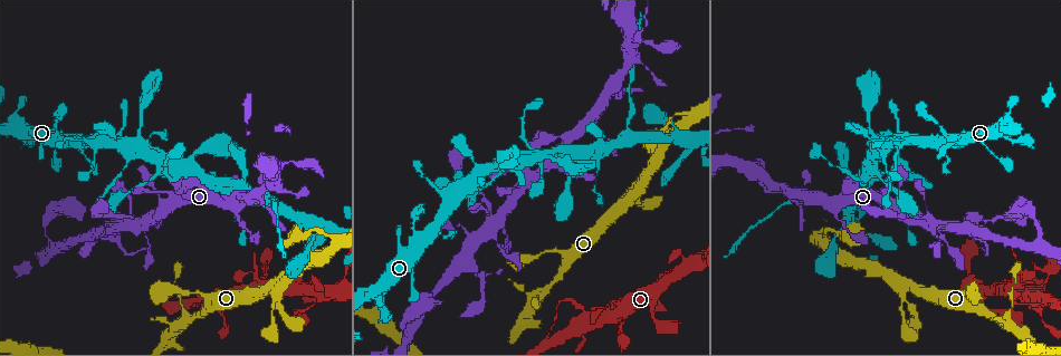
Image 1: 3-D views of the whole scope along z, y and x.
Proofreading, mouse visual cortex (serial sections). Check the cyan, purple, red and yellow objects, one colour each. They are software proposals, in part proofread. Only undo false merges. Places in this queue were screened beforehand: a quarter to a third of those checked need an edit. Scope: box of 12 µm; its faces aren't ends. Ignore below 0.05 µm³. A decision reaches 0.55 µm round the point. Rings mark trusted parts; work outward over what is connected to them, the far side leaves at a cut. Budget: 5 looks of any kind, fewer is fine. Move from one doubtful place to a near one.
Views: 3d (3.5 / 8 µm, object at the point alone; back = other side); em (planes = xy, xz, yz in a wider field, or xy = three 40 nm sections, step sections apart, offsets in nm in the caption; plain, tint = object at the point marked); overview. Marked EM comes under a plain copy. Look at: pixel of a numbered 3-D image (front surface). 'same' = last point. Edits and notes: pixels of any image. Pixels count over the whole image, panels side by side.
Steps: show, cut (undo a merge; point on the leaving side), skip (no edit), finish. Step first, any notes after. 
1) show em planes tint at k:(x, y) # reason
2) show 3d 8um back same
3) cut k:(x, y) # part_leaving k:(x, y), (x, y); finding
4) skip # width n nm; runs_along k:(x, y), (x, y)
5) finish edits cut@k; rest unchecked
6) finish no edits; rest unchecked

show 3d 3.5um at 1:(267, 201) # three-way junction

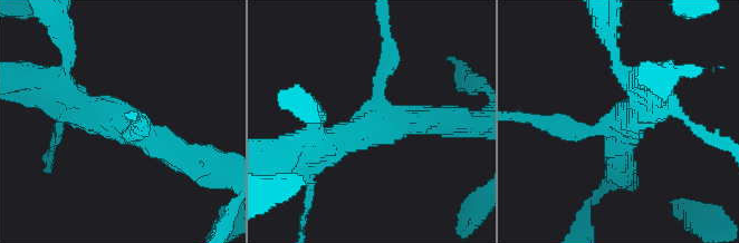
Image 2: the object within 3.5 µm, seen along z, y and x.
show em planes tint at 2:(373, 122)

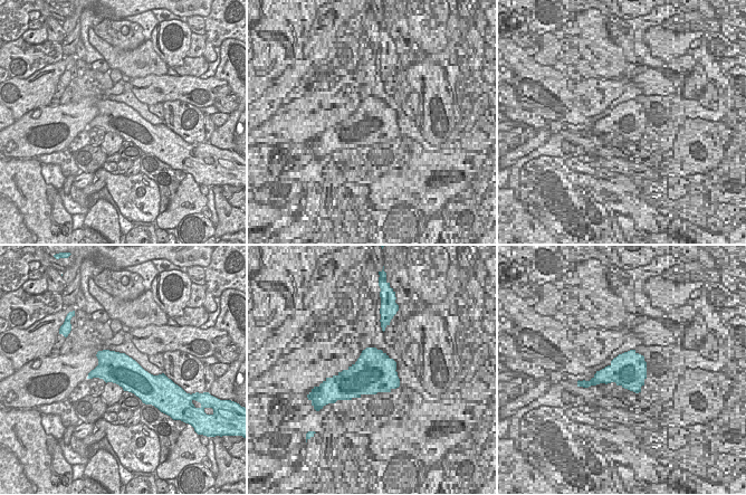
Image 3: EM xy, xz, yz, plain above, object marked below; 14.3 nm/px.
show em xy step 3 tint same

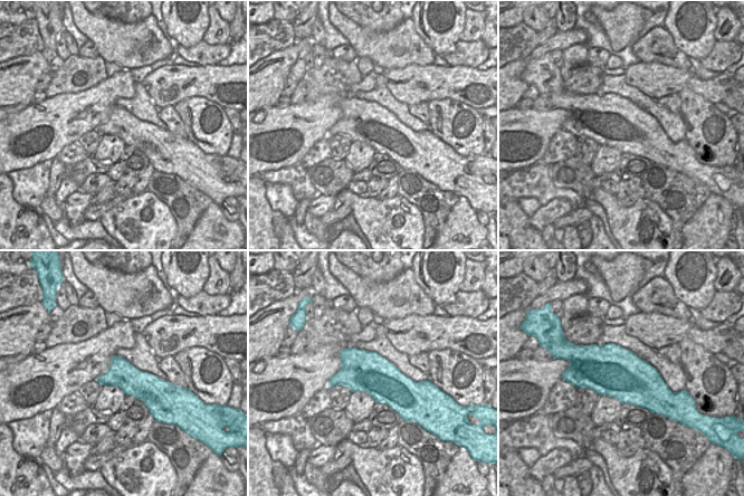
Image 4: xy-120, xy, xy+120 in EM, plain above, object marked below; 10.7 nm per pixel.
cut 2:(394, 50) # arm_widths 200, 400, 400 nm; a second cell is stuck on

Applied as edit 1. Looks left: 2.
show 3d 8um at 1:(672, 138) # four-way junction

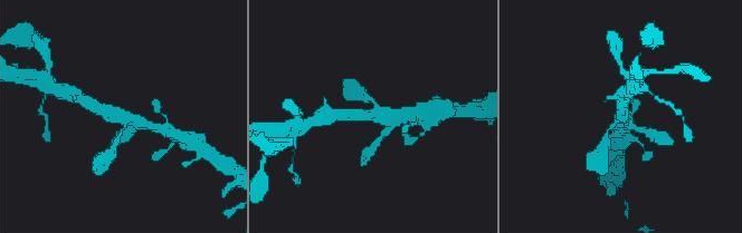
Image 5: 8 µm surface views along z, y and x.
show em xy step 1 tint at 5:(122, 117) # arms 4; arm_widths 150, 200, 300, 350 nm; shape alone is not enough

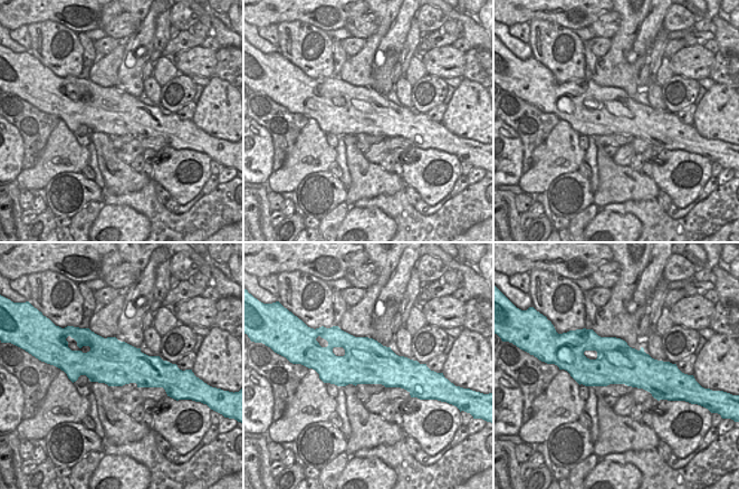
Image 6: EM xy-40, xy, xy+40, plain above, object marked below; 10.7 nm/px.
skip # runs_along 5:(94, 107), (130, 117), (134, 129); continuous, no second cell

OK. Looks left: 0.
finish edits cut@2; rest unchecked

